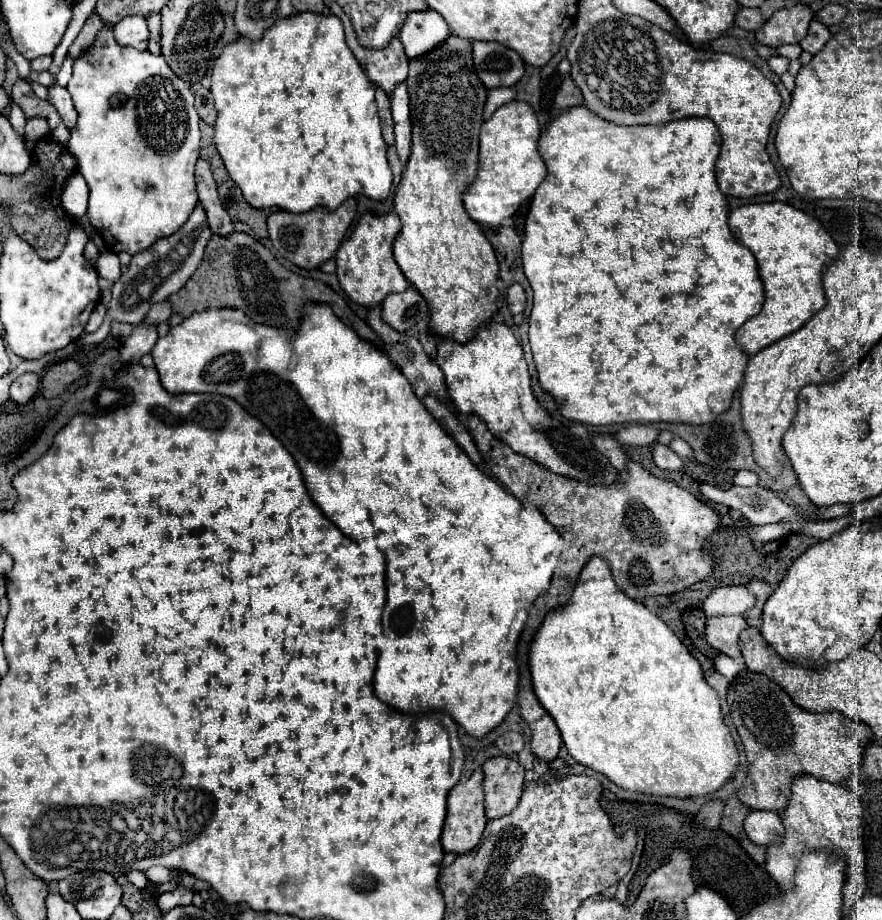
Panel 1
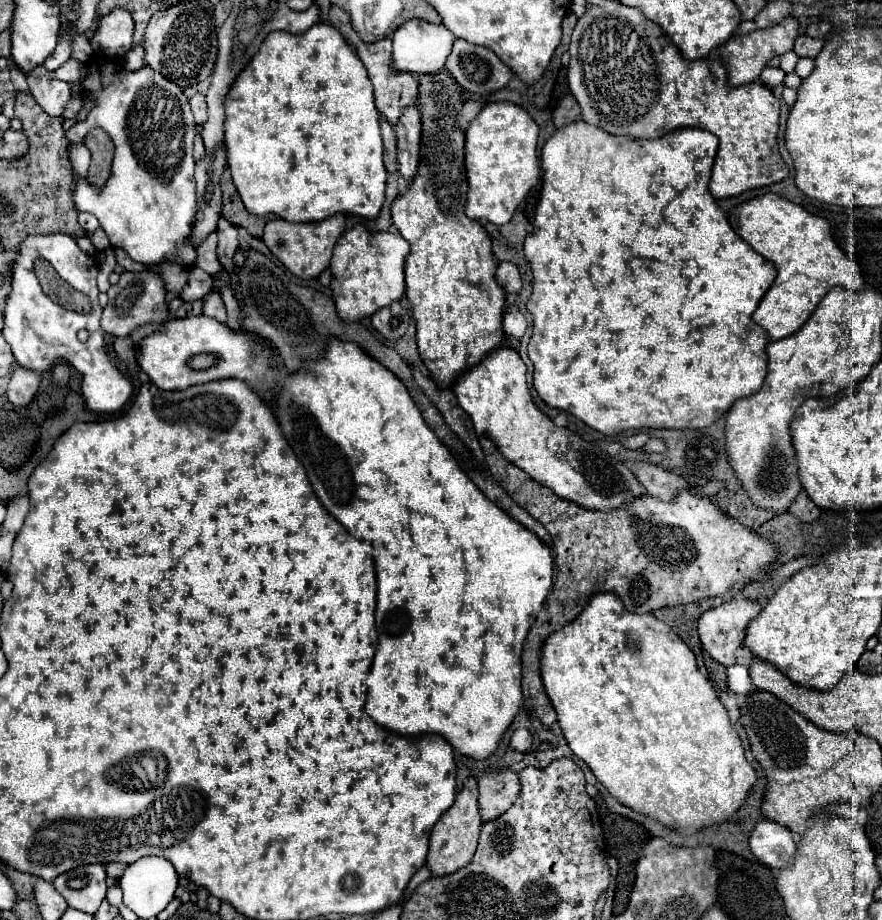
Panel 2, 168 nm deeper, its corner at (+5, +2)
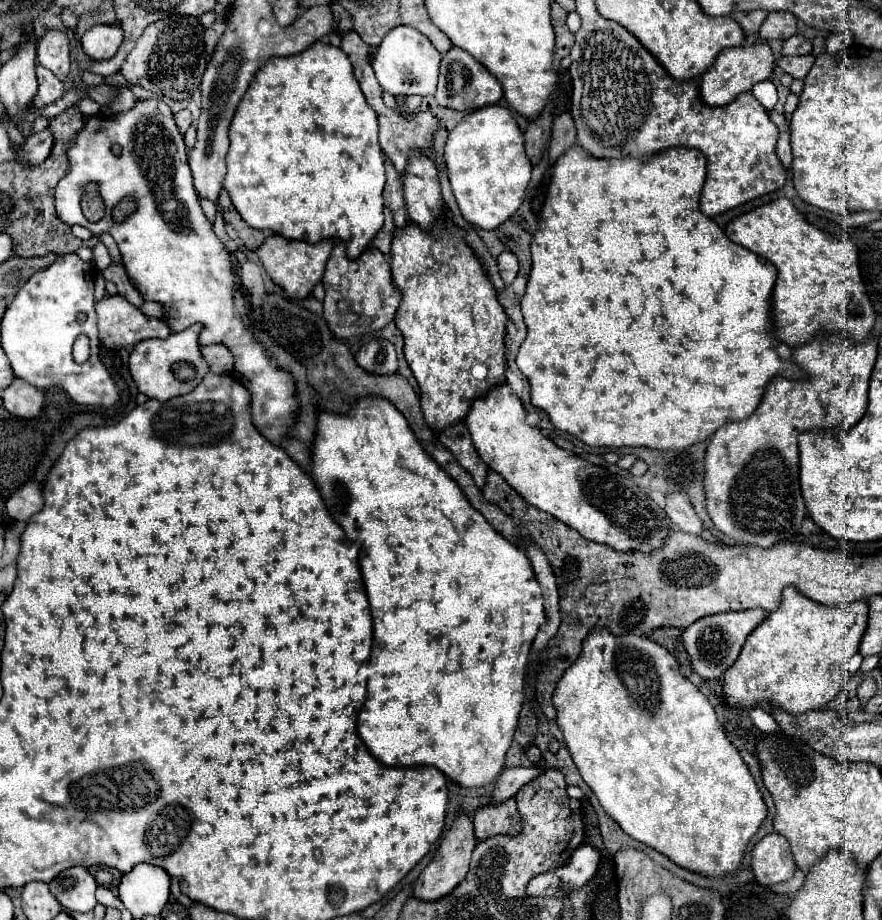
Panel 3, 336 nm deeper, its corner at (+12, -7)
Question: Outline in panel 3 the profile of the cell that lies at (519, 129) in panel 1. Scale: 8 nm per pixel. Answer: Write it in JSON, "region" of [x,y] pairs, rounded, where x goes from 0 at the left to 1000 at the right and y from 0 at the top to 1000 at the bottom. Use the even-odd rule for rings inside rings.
{"region":[[[556,113],[531,122],[508,148],[506,178],[522,230],[526,239],[540,248],[565,248],[594,220],[603,180],[594,165],[594,148],[574,115]]]}

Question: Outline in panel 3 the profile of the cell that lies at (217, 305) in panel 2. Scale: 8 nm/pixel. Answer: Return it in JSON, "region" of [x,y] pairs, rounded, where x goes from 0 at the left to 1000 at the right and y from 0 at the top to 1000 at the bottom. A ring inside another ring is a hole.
{"region":[[[156,109],[156,113],[147,122],[134,124],[127,130],[116,126],[100,128],[95,139],[86,146],[77,163],[77,174],[79,174],[79,185],[63,202],[63,230],[68,239],[73,239],[79,246],[84,243],[98,246],[107,257],[113,257],[116,252],[125,252],[136,270],[138,285],[145,293],[150,309],[154,311],[154,315],[161,320],[163,326],[181,328],[181,333],[186,335],[181,348],[188,350],[195,361],[204,361],[218,352],[229,352],[229,361],[224,367],[227,376],[254,374],[263,383],[265,400],[261,409],[265,409],[283,426],[286,461],[297,470],[297,474],[304,480],[308,480],[311,485],[320,485],[320,474],[329,465],[333,465],[336,452],[340,448],[340,437],[336,435],[336,417],[329,404],[322,404],[313,396],[313,391],[306,389],[304,378],[290,372],[290,367],[286,367],[283,363],[286,350],[290,350],[290,354],[297,354],[295,352],[297,343],[293,343],[288,333],[279,328],[277,313],[272,313],[274,309],[270,307],[270,298],[263,293],[261,274],[252,265],[252,261],[243,254],[240,241],[234,237],[234,233],[227,226],[224,211],[218,202],[209,150],[200,139],[193,117],[179,109]],[[100,200],[109,200],[111,211],[120,224],[118,237],[109,243],[100,241],[91,228],[91,211]],[[143,213],[154,215],[156,226],[141,241],[129,241],[127,226]]]}

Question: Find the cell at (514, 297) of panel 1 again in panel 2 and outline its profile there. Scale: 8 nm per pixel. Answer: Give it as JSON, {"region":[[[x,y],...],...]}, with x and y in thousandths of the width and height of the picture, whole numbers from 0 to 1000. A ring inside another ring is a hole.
{"region":[[[577,284],[566,286],[561,301],[563,301],[563,308],[570,312],[573,318],[586,321],[591,316],[591,299],[582,286],[577,286]]]}

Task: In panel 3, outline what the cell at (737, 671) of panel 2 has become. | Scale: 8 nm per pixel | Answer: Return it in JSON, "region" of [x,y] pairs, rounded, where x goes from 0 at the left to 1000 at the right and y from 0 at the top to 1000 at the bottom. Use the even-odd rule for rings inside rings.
{"region":[[[850,770],[848,772],[848,776],[850,776],[850,780],[855,783],[855,787],[857,787],[857,791],[859,793],[864,793],[866,798],[884,798],[884,791],[882,791],[882,787],[880,787],[880,783],[871,776],[871,774],[866,774],[864,770]]]}

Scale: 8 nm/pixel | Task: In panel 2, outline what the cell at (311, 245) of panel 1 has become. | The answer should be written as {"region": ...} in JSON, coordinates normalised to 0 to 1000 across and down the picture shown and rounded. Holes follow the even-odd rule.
{"region":[[[382,232],[373,238],[366,238],[362,242],[328,242],[321,238],[310,238],[300,245],[298,262],[307,271],[307,275],[337,301],[341,303],[355,303],[362,301],[366,292],[373,290],[378,268],[387,253],[391,251],[391,234]]]}

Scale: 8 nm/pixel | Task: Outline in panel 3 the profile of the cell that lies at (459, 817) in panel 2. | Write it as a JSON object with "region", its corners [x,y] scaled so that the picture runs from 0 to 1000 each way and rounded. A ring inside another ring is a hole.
{"region":[[[519,885],[510,904],[501,913],[494,930],[474,952],[474,957],[469,961],[469,976],[474,976],[474,978],[499,978],[508,970],[512,970],[531,950],[533,930],[535,930],[537,920],[540,920],[540,909],[537,909],[537,898],[535,898],[535,887],[533,885]]]}

